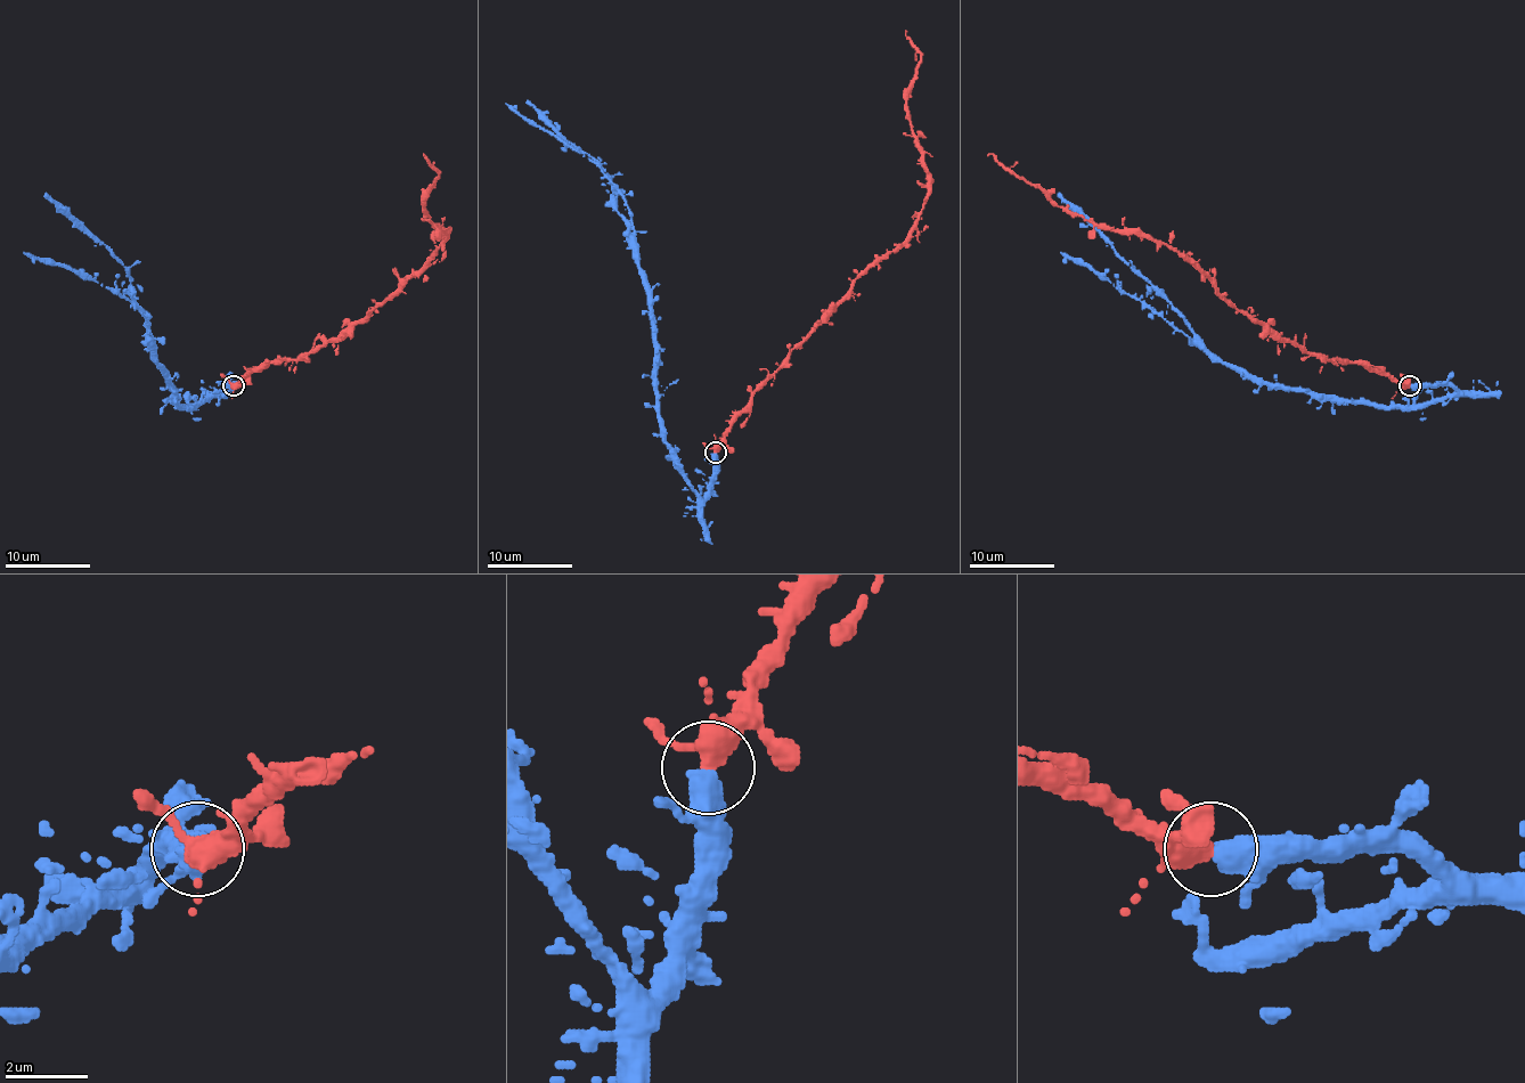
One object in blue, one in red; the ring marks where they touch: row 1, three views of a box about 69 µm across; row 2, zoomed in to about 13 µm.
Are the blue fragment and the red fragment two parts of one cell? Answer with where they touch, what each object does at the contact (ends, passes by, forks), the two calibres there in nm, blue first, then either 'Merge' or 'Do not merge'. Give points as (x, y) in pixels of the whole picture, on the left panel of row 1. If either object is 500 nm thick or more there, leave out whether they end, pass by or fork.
Place: (233, 385). Thickness 500 nm (blue) against 340 nm. Merge

